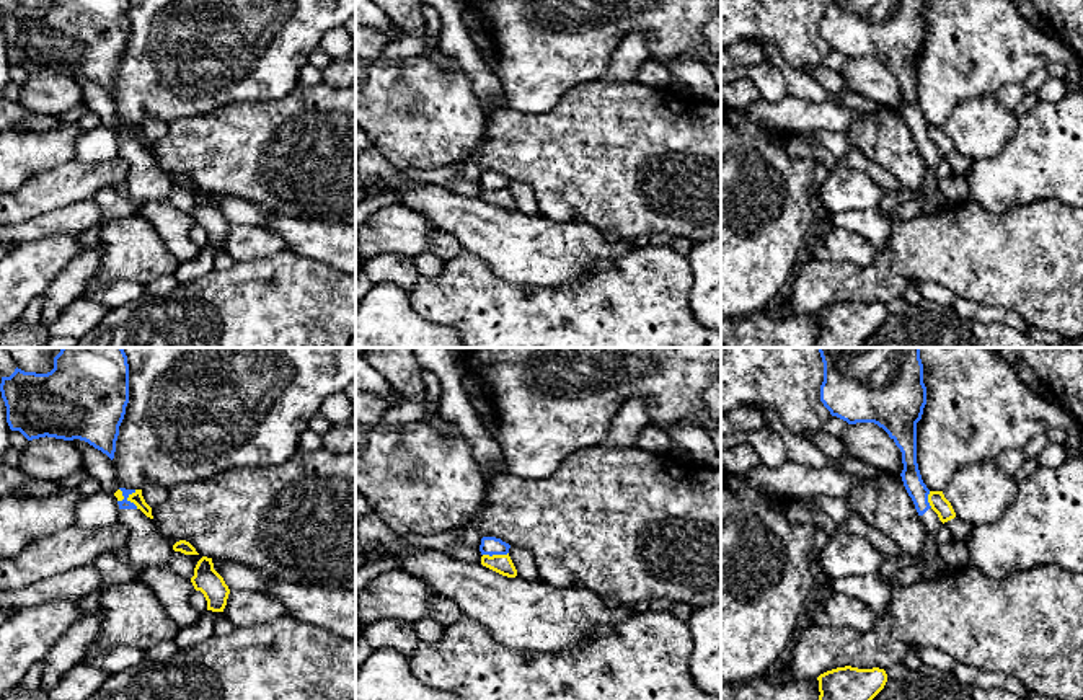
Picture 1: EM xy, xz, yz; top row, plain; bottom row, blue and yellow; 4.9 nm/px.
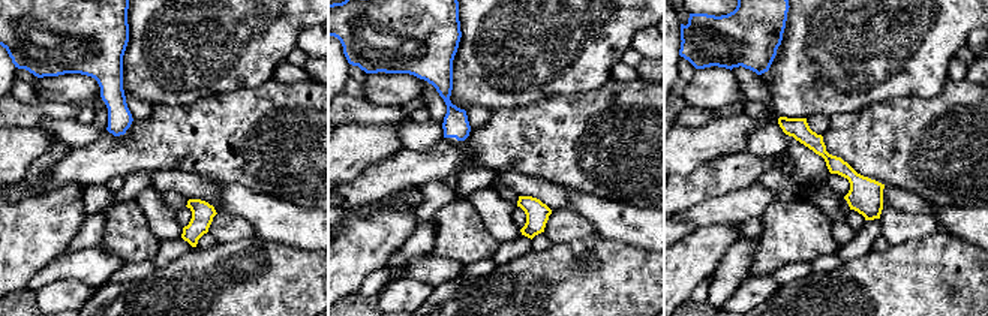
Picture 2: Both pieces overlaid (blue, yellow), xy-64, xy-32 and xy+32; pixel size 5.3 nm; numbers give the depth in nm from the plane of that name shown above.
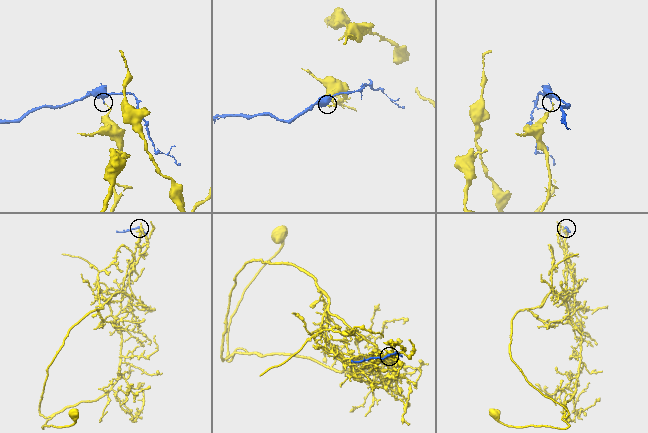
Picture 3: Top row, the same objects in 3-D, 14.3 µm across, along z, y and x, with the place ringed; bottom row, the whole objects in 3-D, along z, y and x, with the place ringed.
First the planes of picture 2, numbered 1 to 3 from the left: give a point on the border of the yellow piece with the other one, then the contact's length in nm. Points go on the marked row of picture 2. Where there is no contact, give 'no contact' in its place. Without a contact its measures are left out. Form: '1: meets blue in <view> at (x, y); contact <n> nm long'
1: no contact
2: no contact
3: no contact

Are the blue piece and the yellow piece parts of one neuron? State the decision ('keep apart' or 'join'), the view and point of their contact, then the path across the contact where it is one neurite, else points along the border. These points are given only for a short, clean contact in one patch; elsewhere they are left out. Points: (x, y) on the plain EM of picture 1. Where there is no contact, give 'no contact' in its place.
keep apart | xy (128, 131) | along xy (119, 123), (137, 142)

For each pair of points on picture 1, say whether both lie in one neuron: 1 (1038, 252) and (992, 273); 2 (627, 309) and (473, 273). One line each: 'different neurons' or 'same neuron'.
1: same neuron
2: same neuron

